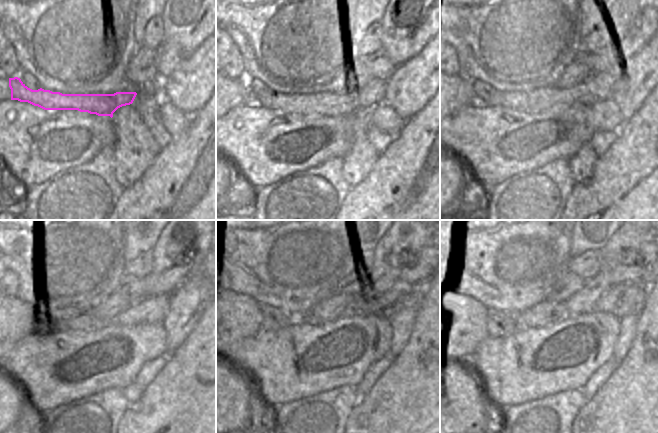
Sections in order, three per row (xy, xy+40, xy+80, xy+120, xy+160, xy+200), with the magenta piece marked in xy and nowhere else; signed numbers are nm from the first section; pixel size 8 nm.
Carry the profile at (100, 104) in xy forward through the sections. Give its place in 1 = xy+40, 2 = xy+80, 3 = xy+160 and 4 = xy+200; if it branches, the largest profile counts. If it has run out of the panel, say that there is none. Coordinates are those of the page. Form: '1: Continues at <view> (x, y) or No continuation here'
1: Continues at xy+40 (367, 95)
2: Continues at xy+80 (598, 87)
3: Continues at xy+160 (384, 304)
4: Continues at xy+200 (623, 300)

